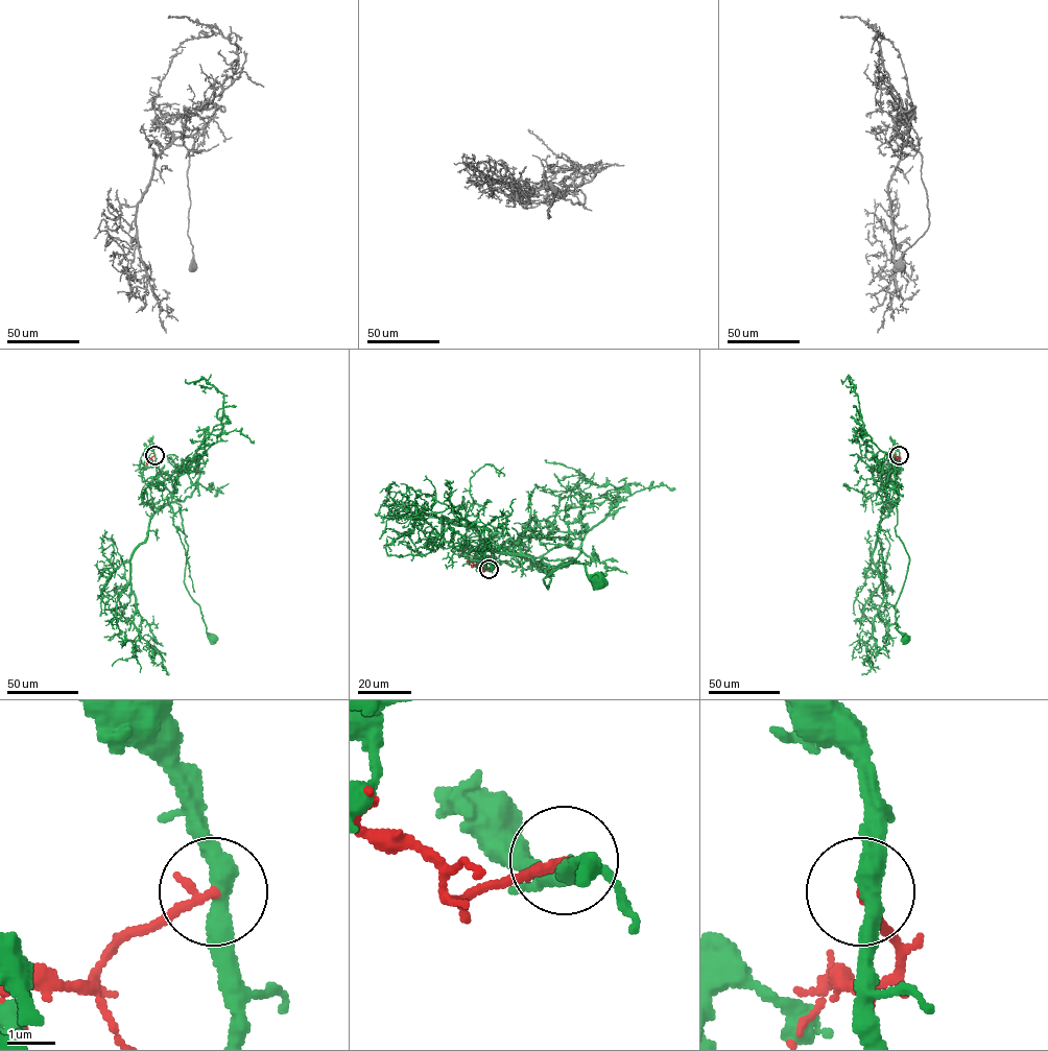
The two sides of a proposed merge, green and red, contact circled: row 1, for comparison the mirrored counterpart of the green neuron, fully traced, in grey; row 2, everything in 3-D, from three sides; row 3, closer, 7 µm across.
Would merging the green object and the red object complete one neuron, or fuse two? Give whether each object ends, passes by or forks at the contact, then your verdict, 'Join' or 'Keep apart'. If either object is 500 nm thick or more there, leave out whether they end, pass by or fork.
At the ring green passes by. At the ring red ends. Keep apart

